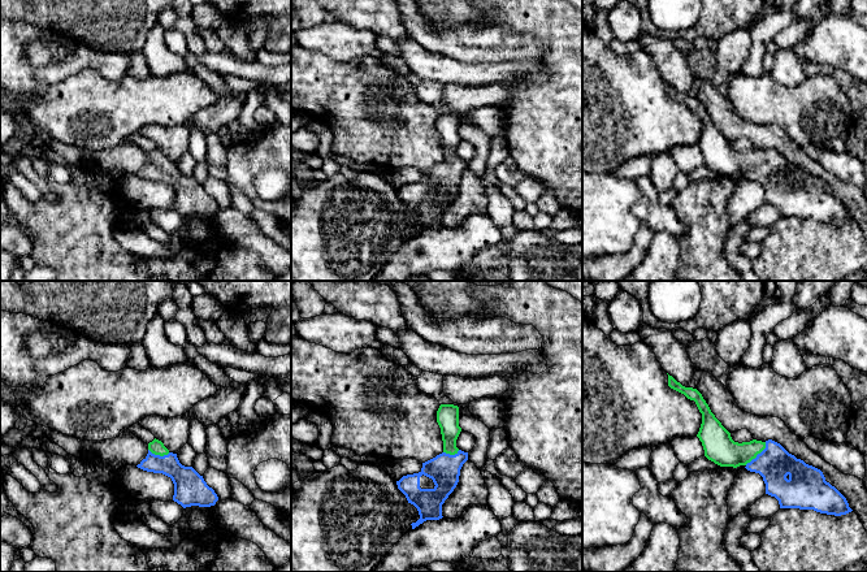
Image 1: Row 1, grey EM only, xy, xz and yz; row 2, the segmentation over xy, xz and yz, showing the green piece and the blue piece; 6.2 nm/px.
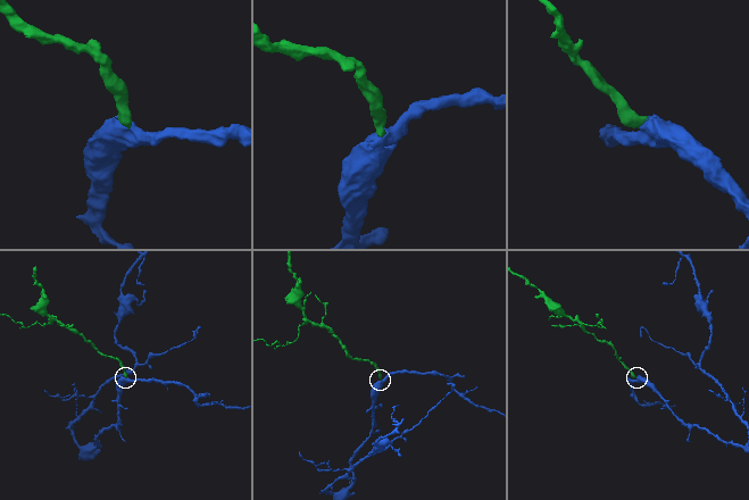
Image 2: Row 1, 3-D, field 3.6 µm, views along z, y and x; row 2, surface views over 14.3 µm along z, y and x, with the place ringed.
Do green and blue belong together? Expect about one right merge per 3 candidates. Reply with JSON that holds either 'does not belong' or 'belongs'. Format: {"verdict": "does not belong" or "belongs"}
{"verdict": "belongs"}

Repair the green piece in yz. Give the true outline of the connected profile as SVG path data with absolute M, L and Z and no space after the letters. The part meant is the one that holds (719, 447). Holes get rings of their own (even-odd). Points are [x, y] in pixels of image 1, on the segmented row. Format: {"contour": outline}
{"contour": "M669 374L668 386L694 400L702 413L697 437L708 460L720 467L744 465L759 473L766 484L766 494L775 497L780 508L814 510L835 516L853 511L846 498L825 481L820 469L797 459L772 439L734 442L697 389L682 386Z"}

